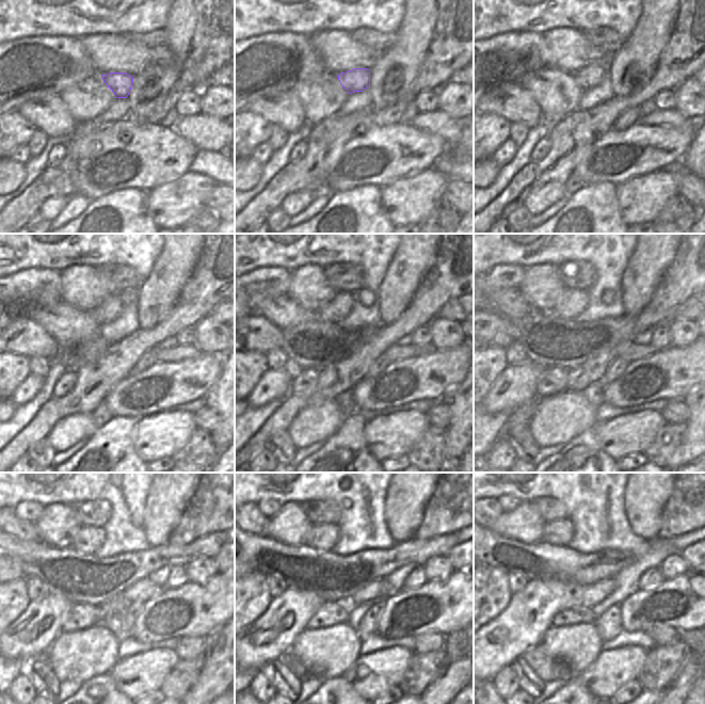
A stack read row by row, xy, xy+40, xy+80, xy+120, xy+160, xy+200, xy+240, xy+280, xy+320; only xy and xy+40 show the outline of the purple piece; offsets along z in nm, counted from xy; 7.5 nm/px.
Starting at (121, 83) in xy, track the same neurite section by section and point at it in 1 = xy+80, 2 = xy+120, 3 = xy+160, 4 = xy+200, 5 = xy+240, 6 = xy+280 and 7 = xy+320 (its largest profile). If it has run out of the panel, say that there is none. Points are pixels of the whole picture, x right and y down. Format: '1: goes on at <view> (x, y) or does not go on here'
1: goes on at xy+80 (589, 77)
2: goes on at xy+120 (112, 307)
3: goes on at xy+160 (338, 308)
4: goes on at xy+200 (573, 302)
5: goes on at xy+240 (89, 540)
6: goes on at xy+280 (323, 536)
7: goes on at xy+320 (560, 532)

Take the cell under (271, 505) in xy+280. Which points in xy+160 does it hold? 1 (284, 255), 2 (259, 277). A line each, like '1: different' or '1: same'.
1: different
2: same

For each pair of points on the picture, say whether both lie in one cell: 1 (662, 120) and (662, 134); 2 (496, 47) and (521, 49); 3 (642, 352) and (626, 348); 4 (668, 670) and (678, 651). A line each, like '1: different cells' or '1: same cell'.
1: different cells
2: same cell
3: same cell
4: same cell

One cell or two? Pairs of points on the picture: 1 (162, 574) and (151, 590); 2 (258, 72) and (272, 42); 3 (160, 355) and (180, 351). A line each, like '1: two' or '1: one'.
1: two
2: one
3: one

